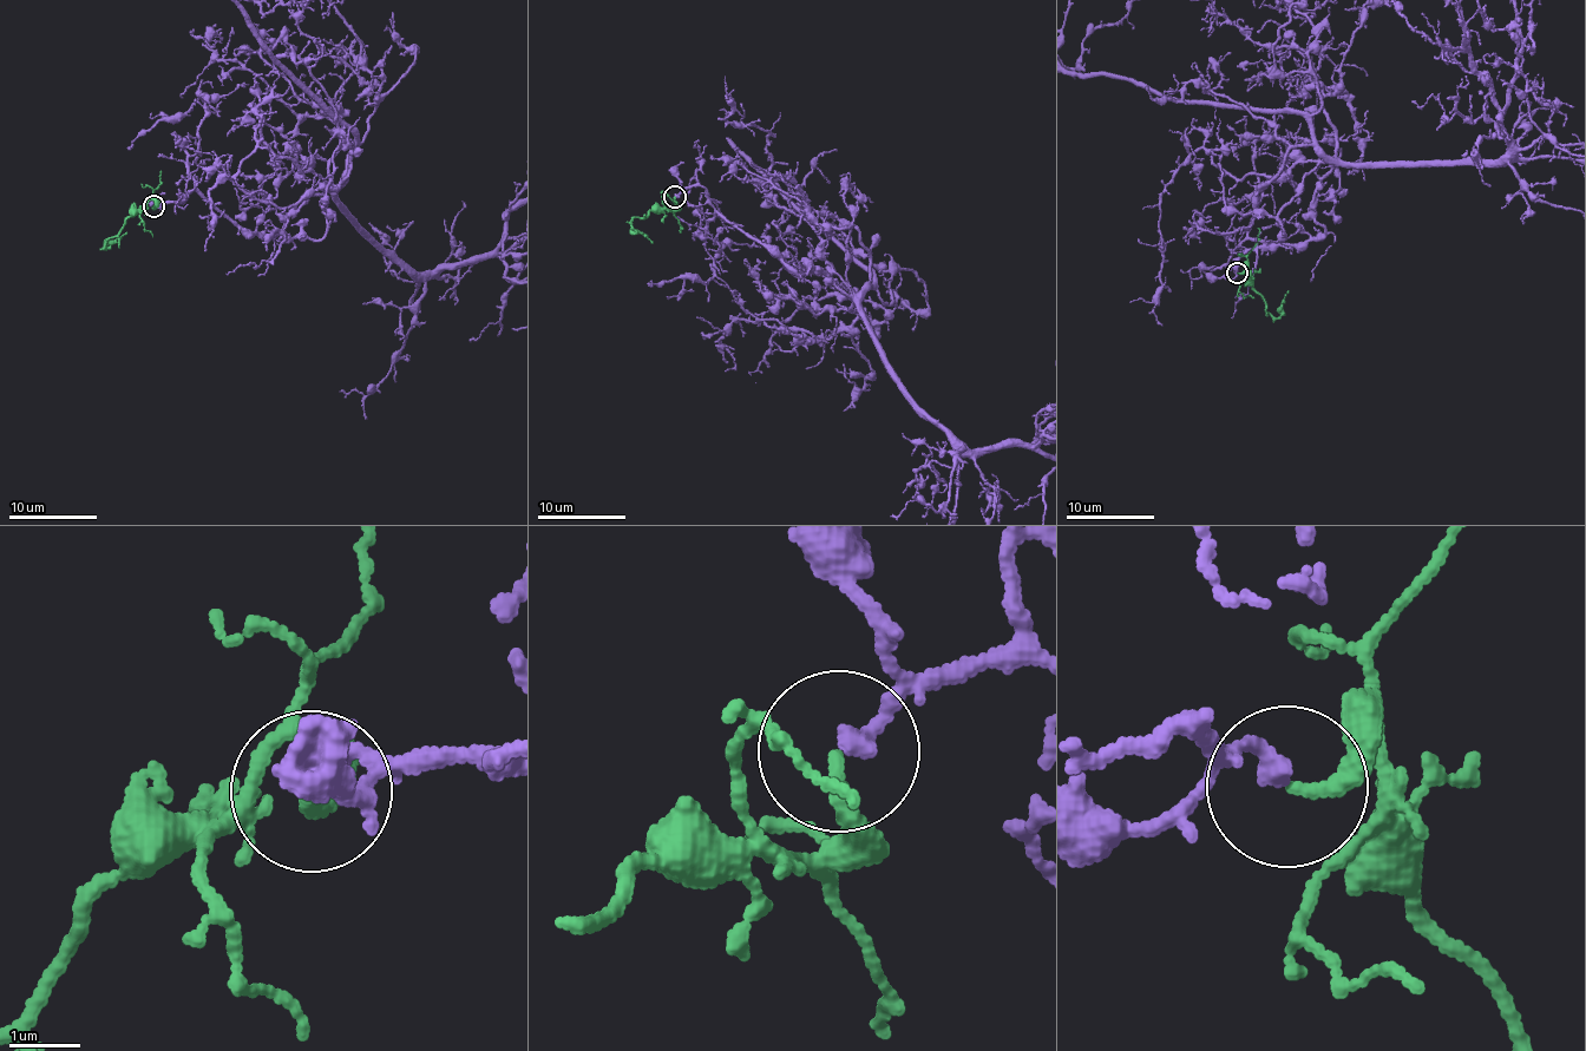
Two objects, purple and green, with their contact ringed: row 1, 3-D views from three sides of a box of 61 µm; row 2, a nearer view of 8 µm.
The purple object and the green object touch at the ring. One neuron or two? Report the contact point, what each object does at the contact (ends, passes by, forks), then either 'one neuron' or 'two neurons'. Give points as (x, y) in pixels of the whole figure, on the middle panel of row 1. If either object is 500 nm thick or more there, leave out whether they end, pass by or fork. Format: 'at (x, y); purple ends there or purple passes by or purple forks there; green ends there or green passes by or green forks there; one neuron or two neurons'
at (675, 197); purple ends there; green ends there; one neuron

